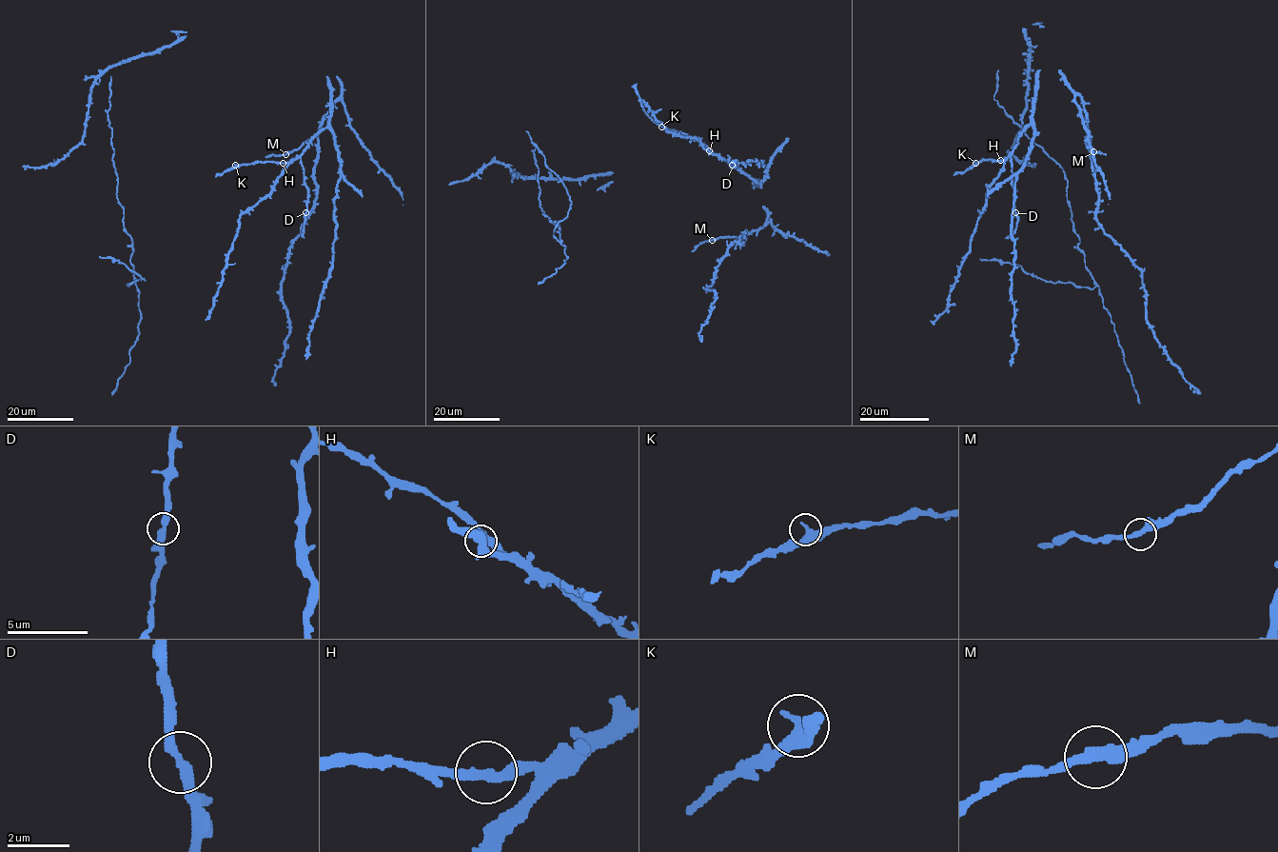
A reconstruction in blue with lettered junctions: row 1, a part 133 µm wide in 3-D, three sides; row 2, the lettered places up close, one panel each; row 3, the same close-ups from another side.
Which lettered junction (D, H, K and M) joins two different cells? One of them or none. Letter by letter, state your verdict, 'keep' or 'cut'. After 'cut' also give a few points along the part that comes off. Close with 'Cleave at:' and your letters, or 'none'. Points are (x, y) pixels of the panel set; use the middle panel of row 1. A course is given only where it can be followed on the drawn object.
D: keep
H: keep
K: keep
M: keep
Cleave at: none

